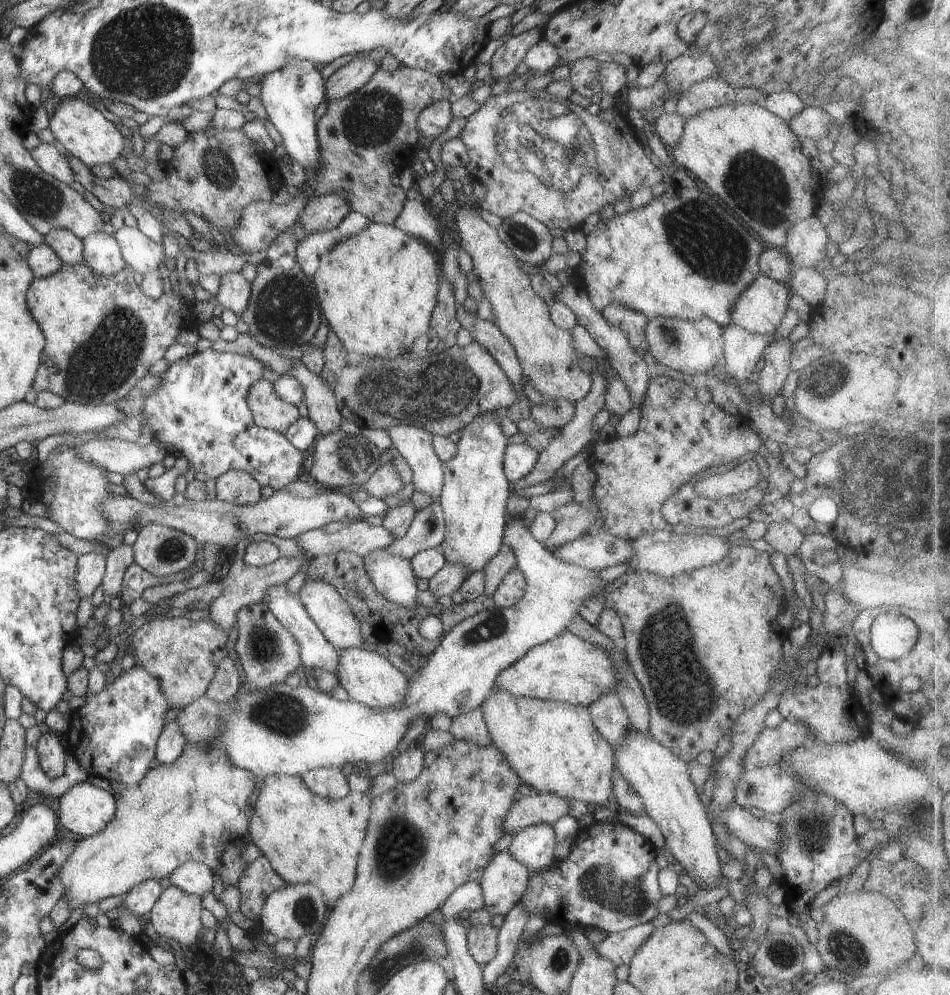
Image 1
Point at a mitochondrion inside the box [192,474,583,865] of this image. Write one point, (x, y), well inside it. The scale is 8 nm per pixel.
(280, 713)

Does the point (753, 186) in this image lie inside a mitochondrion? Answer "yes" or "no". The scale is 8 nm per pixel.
yes

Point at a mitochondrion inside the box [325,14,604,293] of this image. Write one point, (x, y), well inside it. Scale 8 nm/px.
(520, 138)

